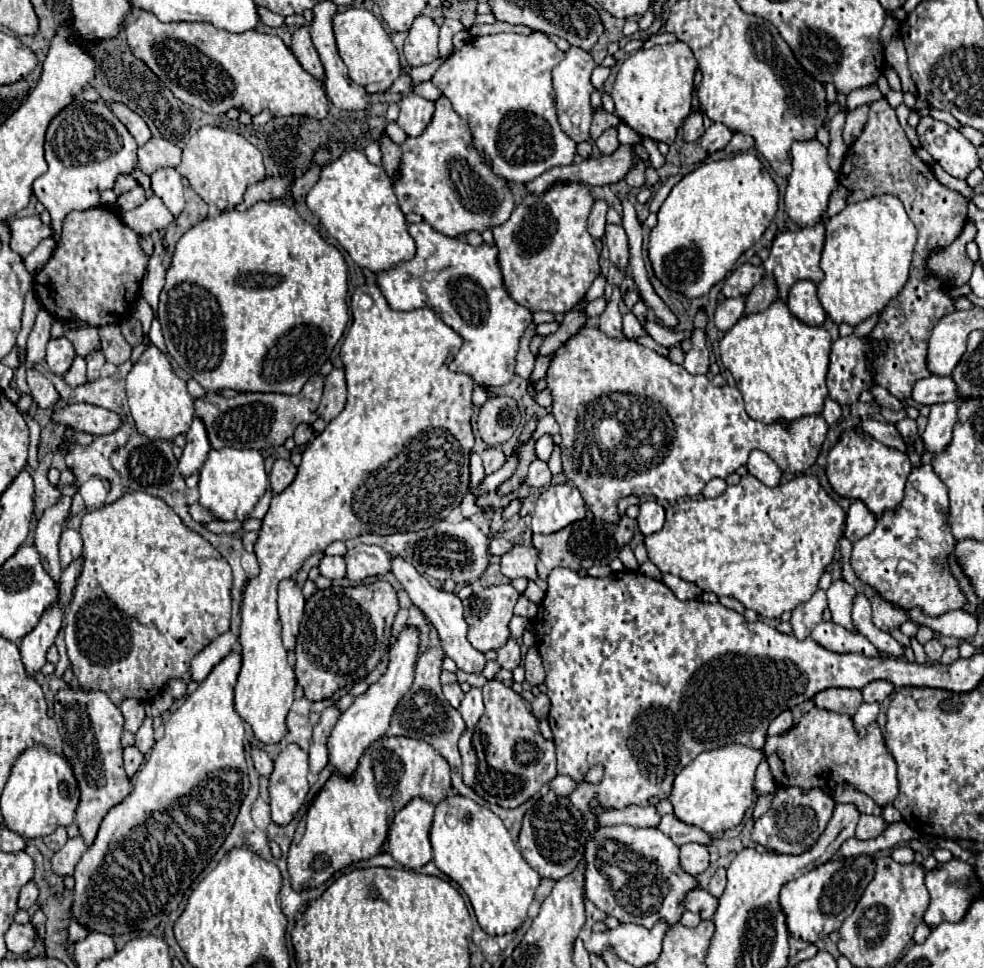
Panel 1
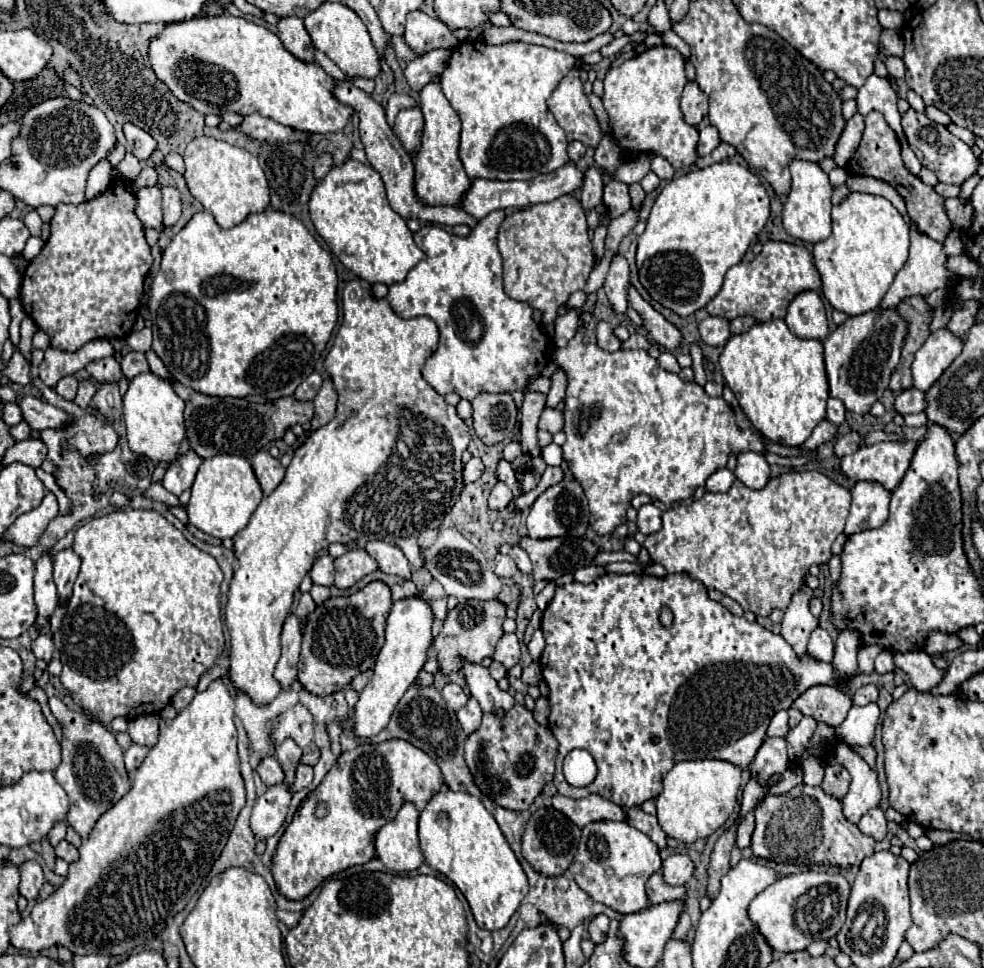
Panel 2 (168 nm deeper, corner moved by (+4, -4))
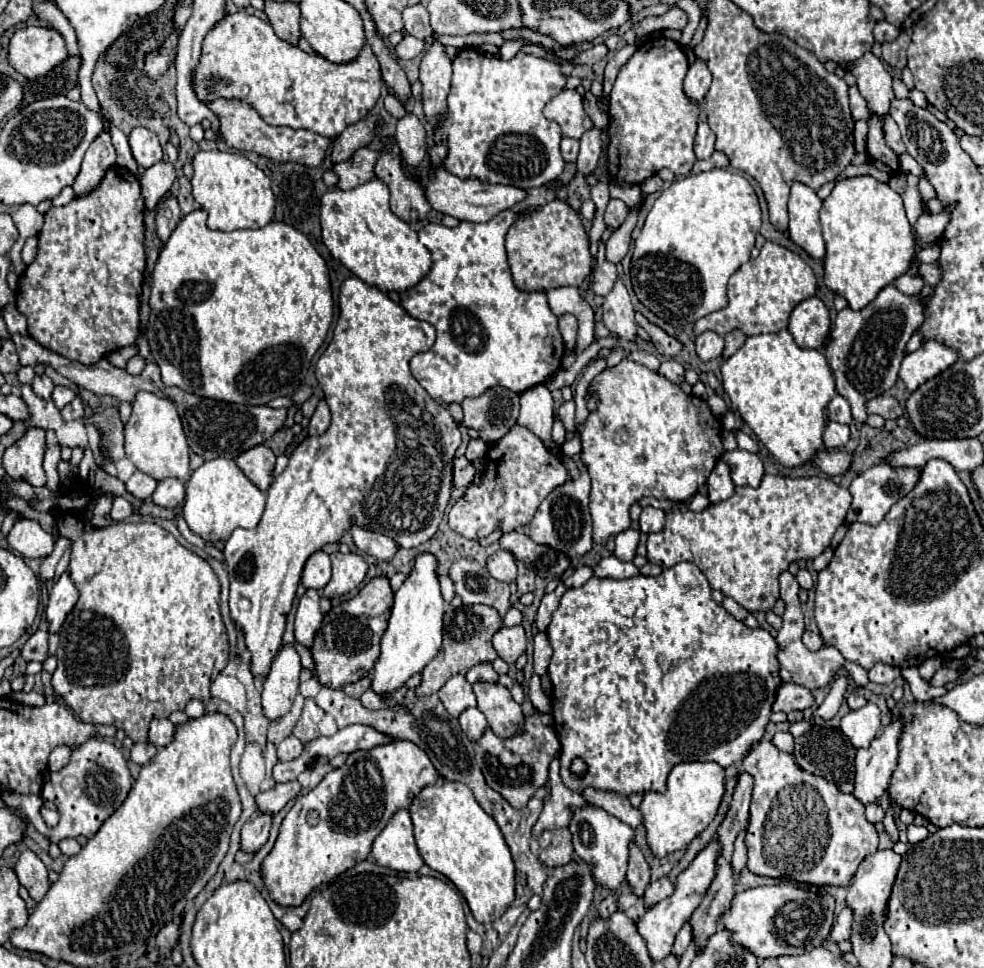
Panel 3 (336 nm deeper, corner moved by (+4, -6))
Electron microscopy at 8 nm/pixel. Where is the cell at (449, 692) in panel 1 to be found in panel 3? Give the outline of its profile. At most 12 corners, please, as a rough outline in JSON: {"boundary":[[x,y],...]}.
{"boundary":[[452,676],[438,698],[452,716],[476,706],[472,684]]}

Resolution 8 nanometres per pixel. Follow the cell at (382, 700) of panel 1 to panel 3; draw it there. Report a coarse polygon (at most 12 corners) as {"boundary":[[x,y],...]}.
{"boundary":[[430,552],[394,596],[374,666],[380,696],[440,650],[444,600]]}

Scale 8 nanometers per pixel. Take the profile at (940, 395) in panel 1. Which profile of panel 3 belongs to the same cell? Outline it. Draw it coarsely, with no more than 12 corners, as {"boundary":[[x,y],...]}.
{"boundary":[[892,396],[866,402],[868,414],[898,418],[904,408]]}

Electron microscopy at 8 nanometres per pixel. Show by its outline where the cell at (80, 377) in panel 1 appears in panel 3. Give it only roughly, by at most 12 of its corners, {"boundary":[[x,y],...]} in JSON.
{"boundary":[[56,386],[52,400],[62,410],[76,394],[70,388]]}

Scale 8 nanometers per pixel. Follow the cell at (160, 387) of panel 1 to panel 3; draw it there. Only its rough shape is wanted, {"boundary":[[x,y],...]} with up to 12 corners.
{"boundary":[[138,392],[126,458],[154,480],[188,482],[176,406]]}

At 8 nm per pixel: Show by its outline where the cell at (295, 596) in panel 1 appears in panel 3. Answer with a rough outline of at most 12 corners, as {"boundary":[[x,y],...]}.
{"boundary":[[284,646],[262,682],[262,712],[278,720],[298,694],[298,652]]}

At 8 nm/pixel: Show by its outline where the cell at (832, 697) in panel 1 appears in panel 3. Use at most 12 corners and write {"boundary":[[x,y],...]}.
{"boundary":[[778,686],[772,712],[806,710],[814,696],[804,686]]}

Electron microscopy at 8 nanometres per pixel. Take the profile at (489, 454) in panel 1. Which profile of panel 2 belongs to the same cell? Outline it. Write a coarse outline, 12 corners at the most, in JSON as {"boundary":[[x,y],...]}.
{"boundary":[[472,458],[464,464],[464,482],[474,482],[482,476],[484,462]]}

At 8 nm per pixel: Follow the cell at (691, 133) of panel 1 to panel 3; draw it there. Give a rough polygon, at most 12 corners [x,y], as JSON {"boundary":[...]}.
{"boundary":[[696,58],[684,78],[684,90],[696,102],[708,92],[712,74]]}

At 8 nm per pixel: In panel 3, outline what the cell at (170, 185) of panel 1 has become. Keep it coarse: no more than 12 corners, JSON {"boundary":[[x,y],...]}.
{"boundary":[[170,196],[156,214],[156,232],[162,242],[180,222],[180,206]]}

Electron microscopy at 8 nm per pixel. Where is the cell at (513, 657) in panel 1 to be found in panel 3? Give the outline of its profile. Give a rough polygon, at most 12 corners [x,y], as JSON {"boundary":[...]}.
{"boundary":[[502,626],[494,648],[502,660],[514,664],[526,650],[524,628]]}

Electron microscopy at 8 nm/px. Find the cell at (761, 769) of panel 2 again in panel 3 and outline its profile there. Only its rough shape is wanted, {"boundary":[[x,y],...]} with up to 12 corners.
{"boundary":[[768,738],[748,870],[848,886],[878,848],[864,804]]}

